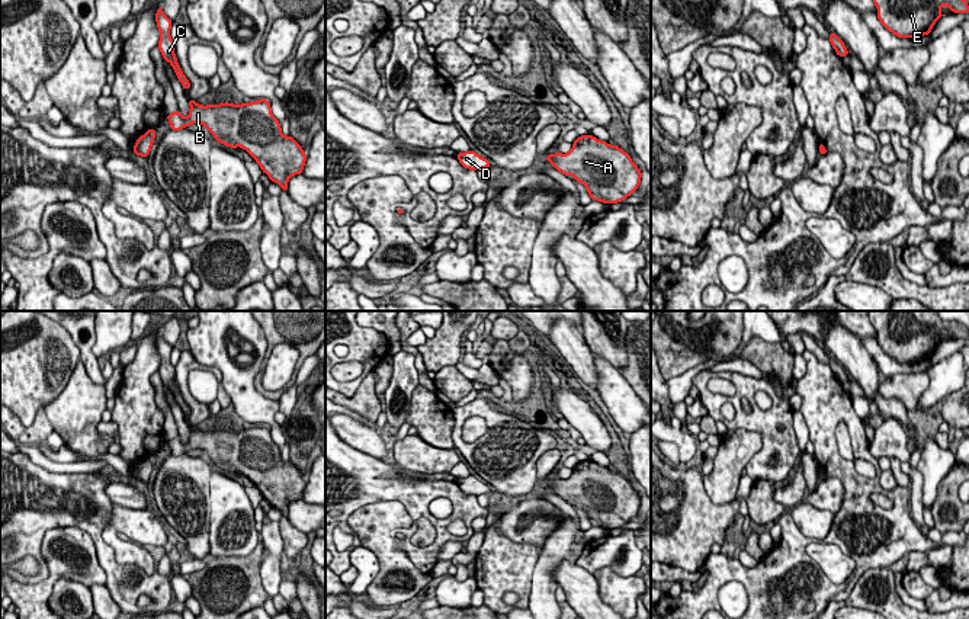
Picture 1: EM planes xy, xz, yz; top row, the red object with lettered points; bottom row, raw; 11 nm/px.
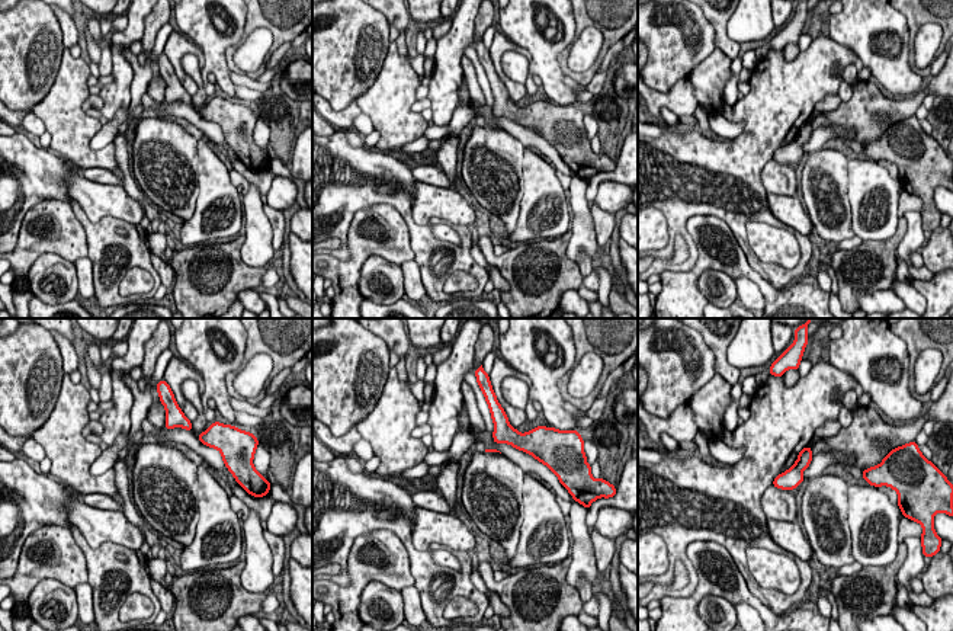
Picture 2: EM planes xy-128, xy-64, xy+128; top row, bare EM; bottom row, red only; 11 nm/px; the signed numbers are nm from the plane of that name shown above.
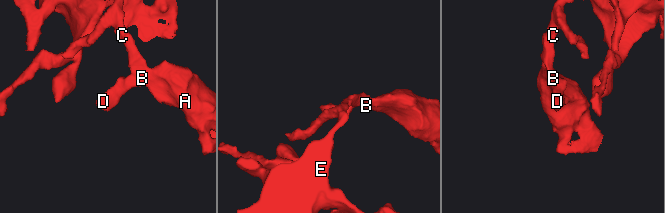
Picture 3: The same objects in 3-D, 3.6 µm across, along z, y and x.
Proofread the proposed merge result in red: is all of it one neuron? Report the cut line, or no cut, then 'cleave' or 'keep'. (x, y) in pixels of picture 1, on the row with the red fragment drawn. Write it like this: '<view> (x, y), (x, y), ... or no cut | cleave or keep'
no cut | keep

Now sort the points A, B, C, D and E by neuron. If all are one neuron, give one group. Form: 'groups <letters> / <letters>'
groups A B C D E

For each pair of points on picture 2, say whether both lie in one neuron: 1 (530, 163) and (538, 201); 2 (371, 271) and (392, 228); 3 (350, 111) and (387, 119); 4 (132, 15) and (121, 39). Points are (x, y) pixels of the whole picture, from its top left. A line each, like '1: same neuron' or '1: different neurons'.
1: same neuron
2: different neurons
3: different neurons
4: same neuron

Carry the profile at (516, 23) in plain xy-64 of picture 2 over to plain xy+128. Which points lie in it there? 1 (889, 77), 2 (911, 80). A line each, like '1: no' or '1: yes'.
1: yes
2: yes

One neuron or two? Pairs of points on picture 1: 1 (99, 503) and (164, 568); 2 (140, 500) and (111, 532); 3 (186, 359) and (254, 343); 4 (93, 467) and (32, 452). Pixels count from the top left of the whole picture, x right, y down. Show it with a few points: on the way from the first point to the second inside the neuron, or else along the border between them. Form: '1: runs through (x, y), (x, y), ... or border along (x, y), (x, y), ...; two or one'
1: border along (156, 570), (169, 580); two
2: border along (114, 502), (128, 507), (144, 509); two
3: border along (189, 349), (201, 363), (214, 366), (223, 377); two
4: runs through (79, 467), (54, 467), (47, 464); one

